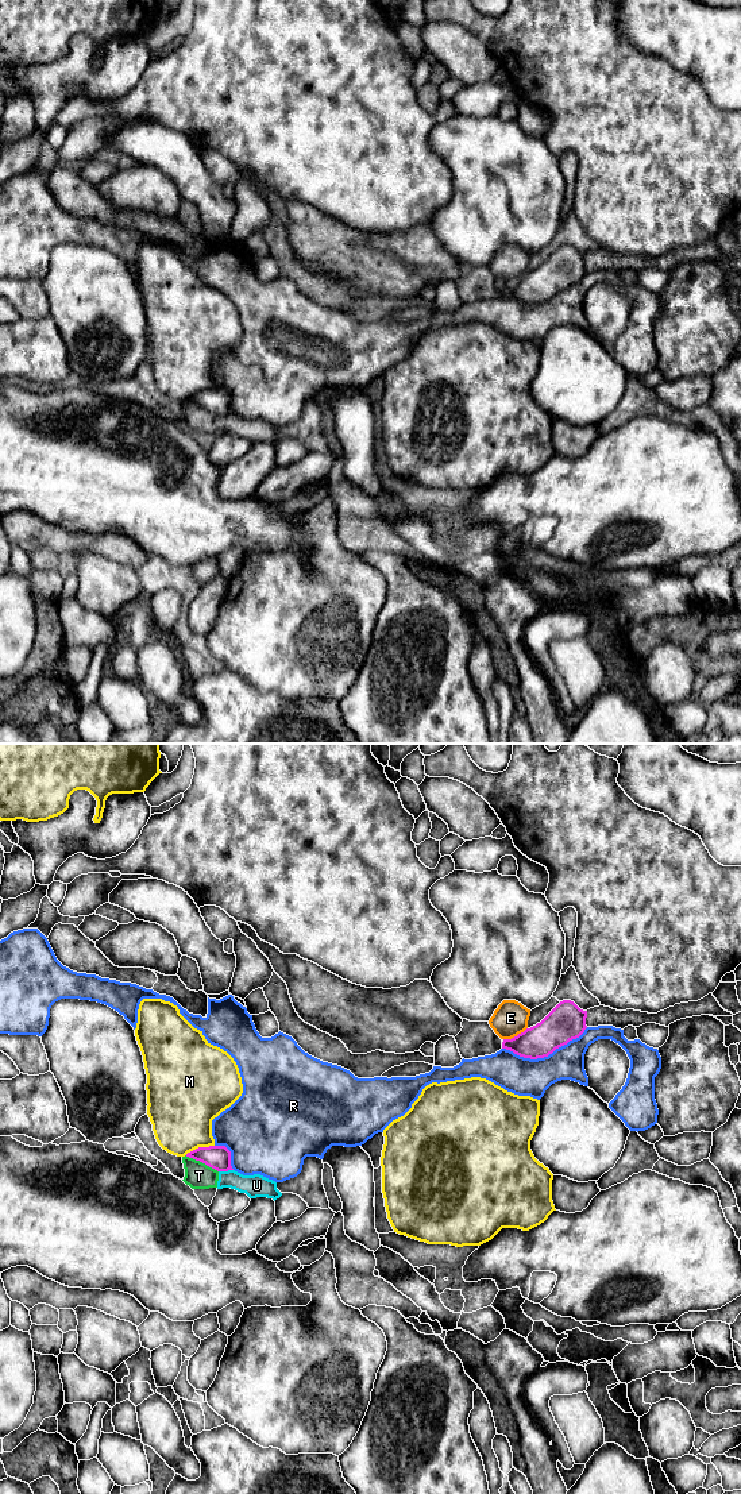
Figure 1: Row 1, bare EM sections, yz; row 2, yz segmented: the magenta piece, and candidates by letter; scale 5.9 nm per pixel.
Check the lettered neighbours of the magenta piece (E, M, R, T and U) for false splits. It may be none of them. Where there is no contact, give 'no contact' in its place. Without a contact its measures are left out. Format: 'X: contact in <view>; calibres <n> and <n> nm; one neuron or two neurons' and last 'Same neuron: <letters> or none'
E: contact in yz; calibres 200 and 200 nm; two neurons
M: contact in yz; calibres 140 and 380 nm; two neurons
R: contact in yz; calibres 220 and 220 nm; two neurons
T: contact in yz; calibres 140 and 160 nm; two neurons
U: contact in yz; calibres 140 and 140 nm; two neurons
Same neuron: none

